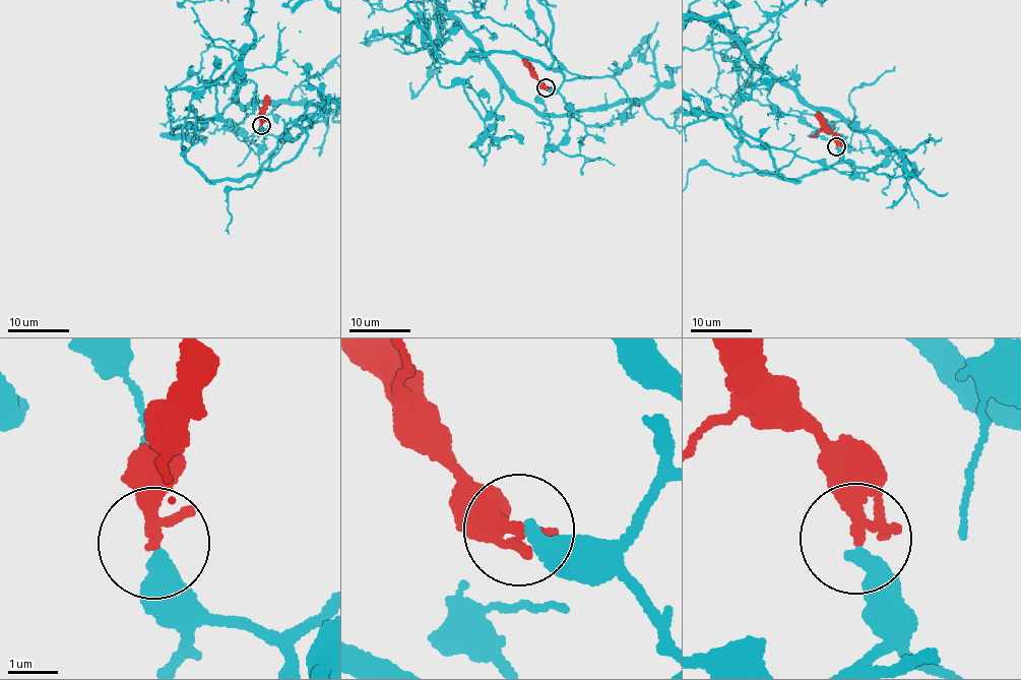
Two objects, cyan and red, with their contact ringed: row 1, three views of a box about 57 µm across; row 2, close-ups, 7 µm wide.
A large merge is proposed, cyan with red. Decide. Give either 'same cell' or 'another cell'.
same cell

